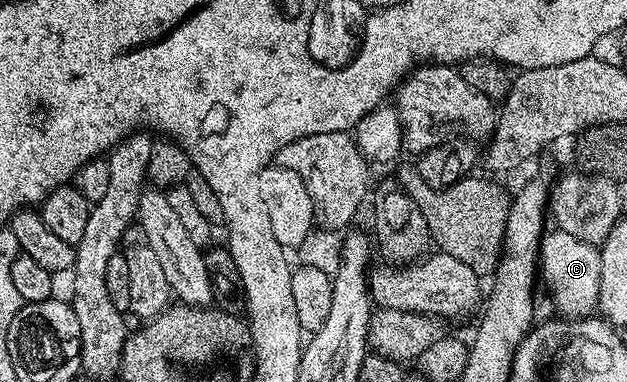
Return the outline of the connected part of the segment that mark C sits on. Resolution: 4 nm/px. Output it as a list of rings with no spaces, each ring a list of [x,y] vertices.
[[[553,228],[541,239],[539,255],[539,274],[549,285],[549,294],[553,297],[553,306],[565,320],[588,318],[598,309],[597,297],[599,272],[601,271],[601,252],[589,242],[571,236],[571,232]]]

